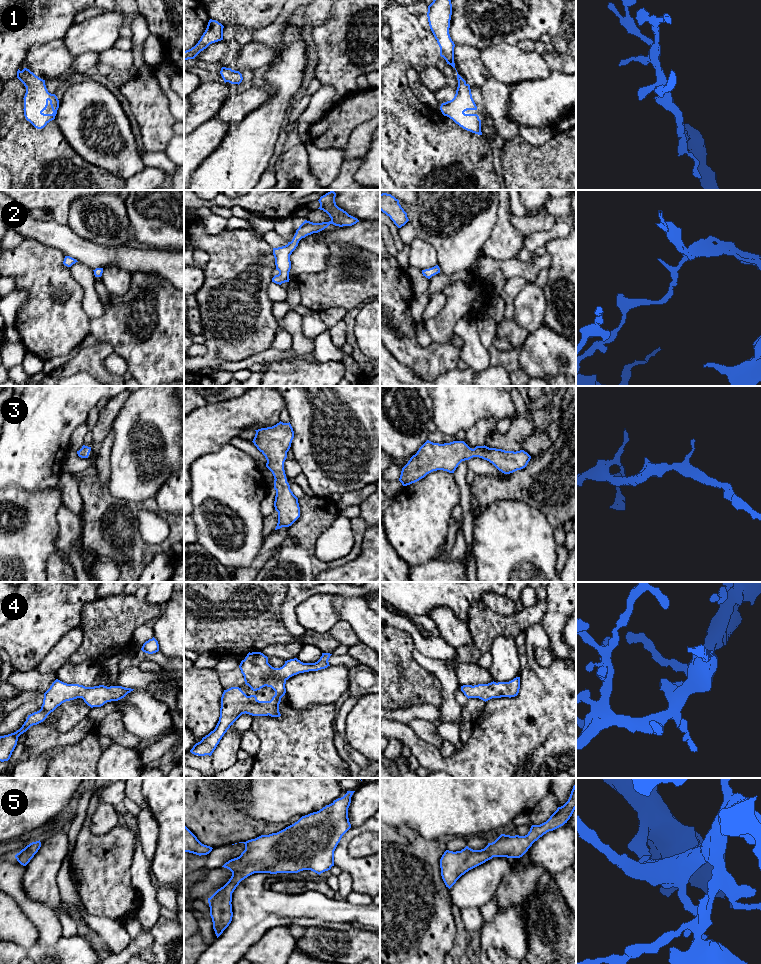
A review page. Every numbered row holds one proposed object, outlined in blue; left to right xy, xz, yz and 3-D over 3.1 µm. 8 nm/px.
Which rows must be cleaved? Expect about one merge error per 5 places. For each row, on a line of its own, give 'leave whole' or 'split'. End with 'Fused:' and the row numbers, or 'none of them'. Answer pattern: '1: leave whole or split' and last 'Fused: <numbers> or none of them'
1: leave whole
2: split
3: leave whole
4: leave whole
5: leave whole
Fused: 2

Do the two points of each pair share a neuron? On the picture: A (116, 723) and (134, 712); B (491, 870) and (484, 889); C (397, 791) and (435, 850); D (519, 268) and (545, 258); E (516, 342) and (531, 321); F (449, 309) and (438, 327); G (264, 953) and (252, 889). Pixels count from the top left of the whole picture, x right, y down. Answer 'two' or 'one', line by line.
A: two
B: one
C: two
D: one
E: two
F: one
G: two

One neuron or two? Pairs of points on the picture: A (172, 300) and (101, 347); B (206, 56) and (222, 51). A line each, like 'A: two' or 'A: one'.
A: two
B: one

